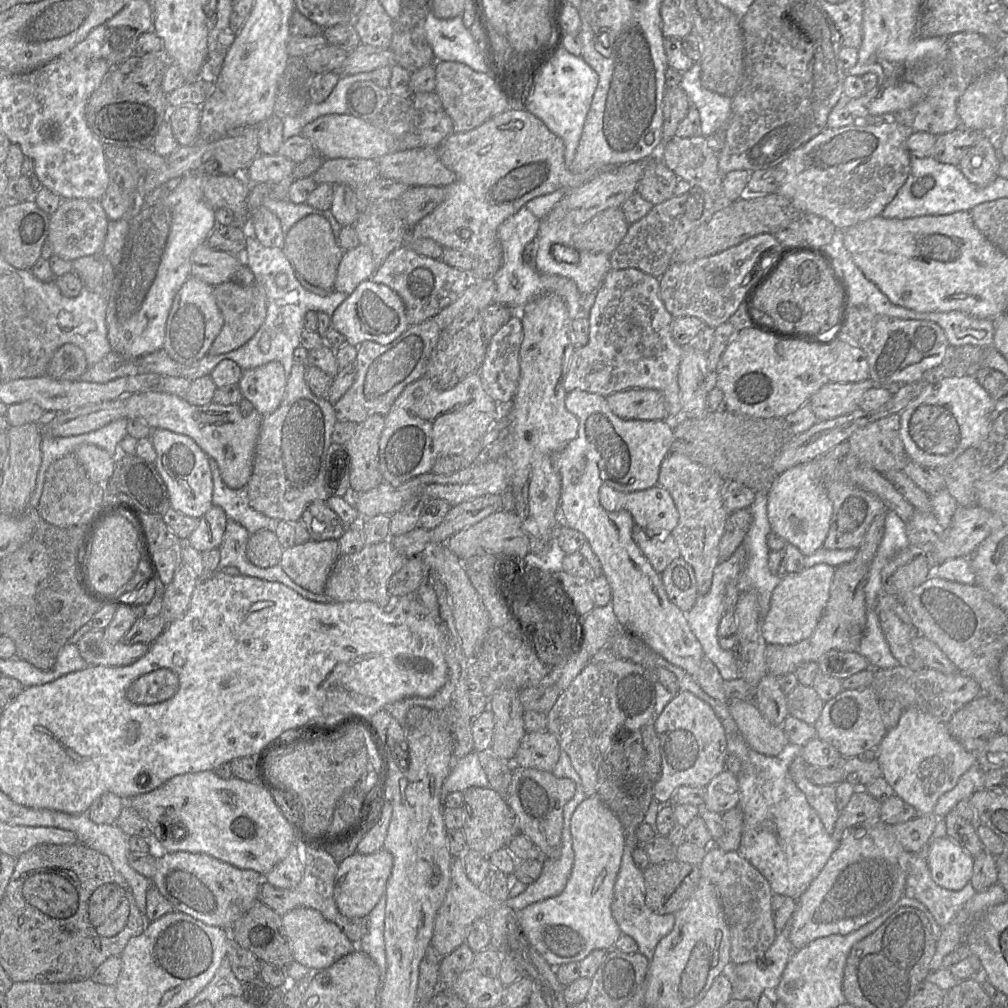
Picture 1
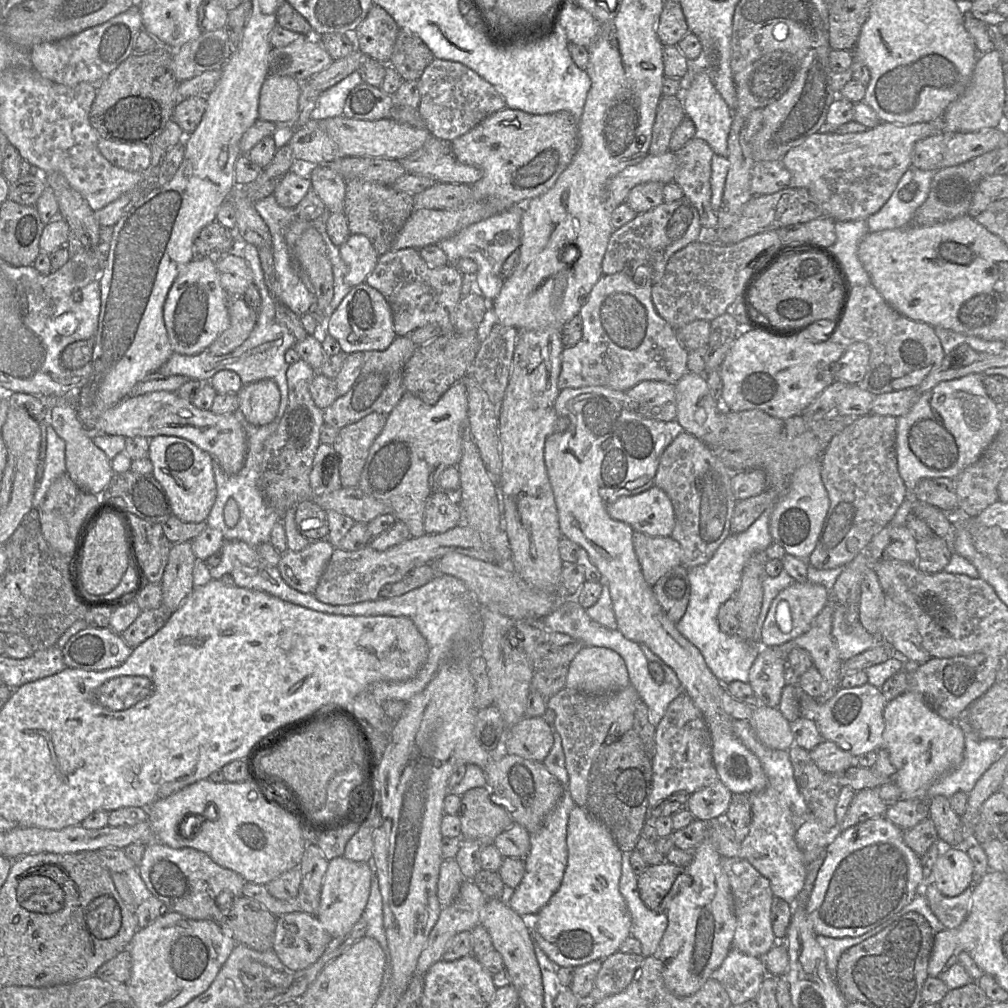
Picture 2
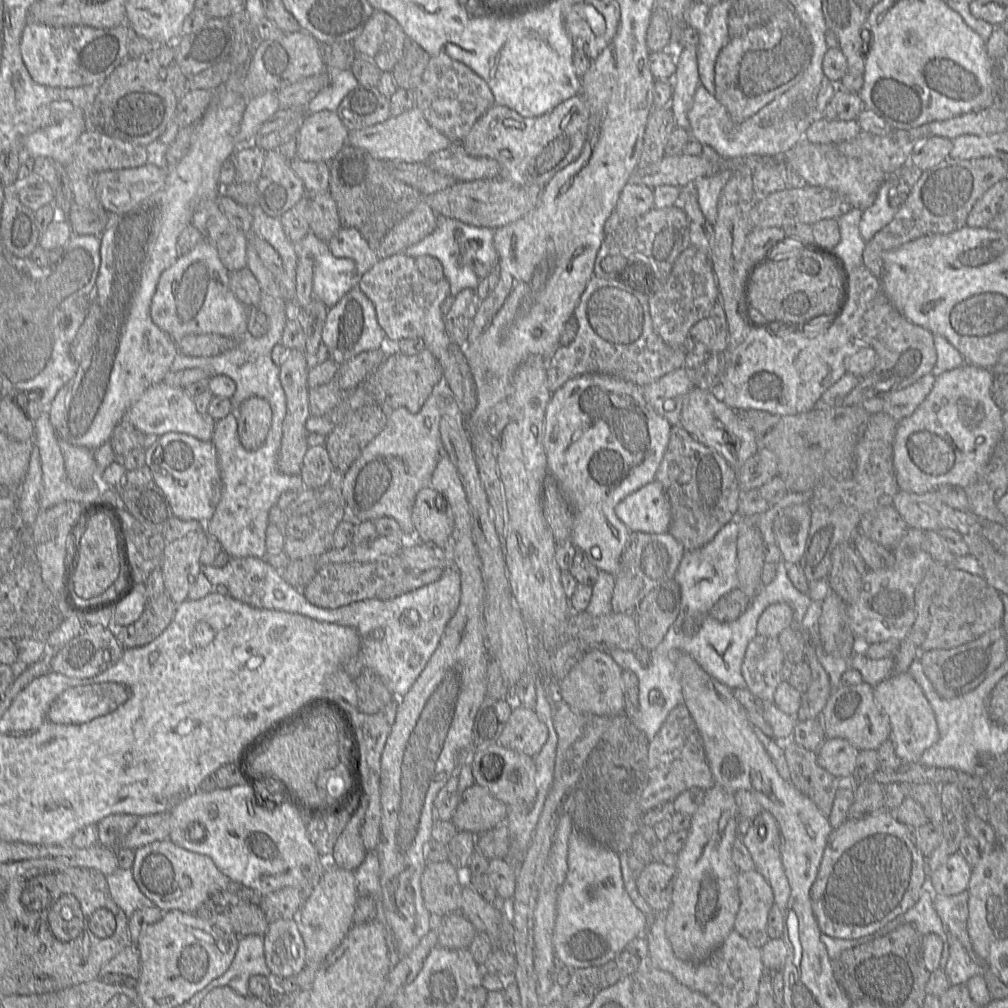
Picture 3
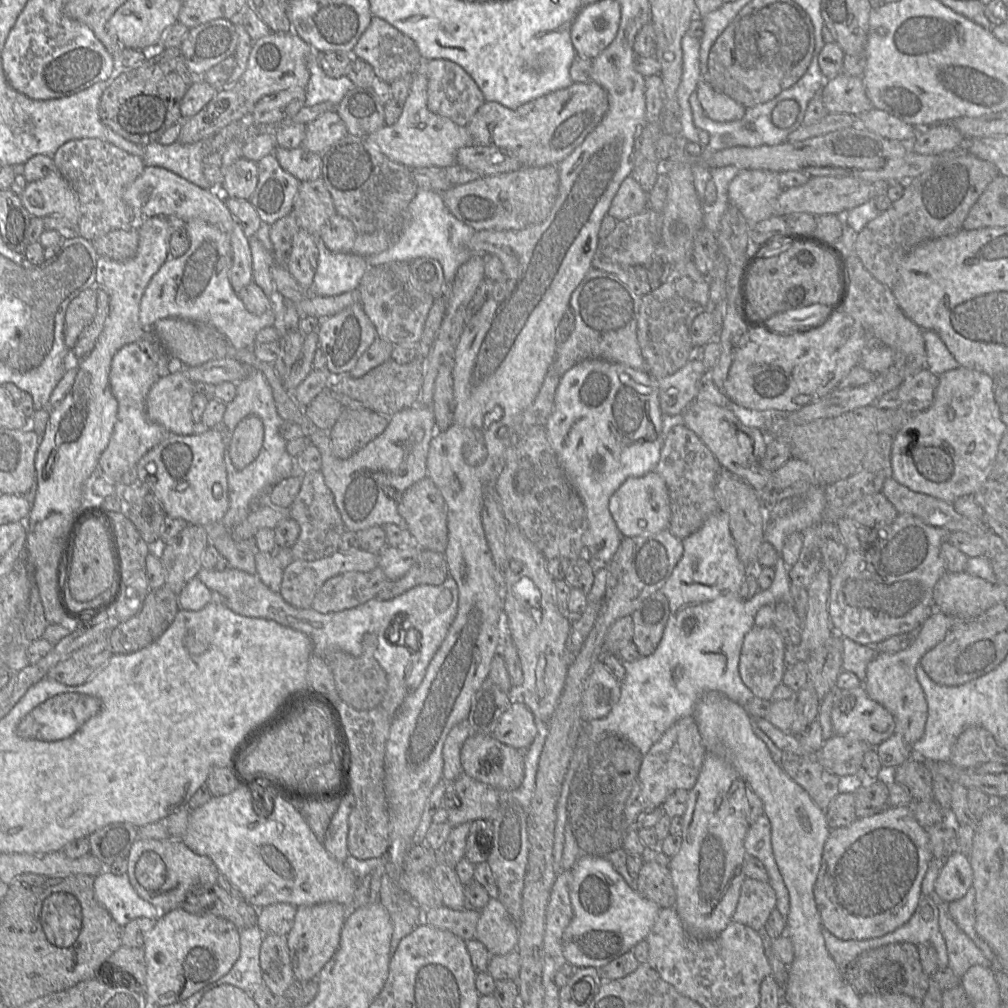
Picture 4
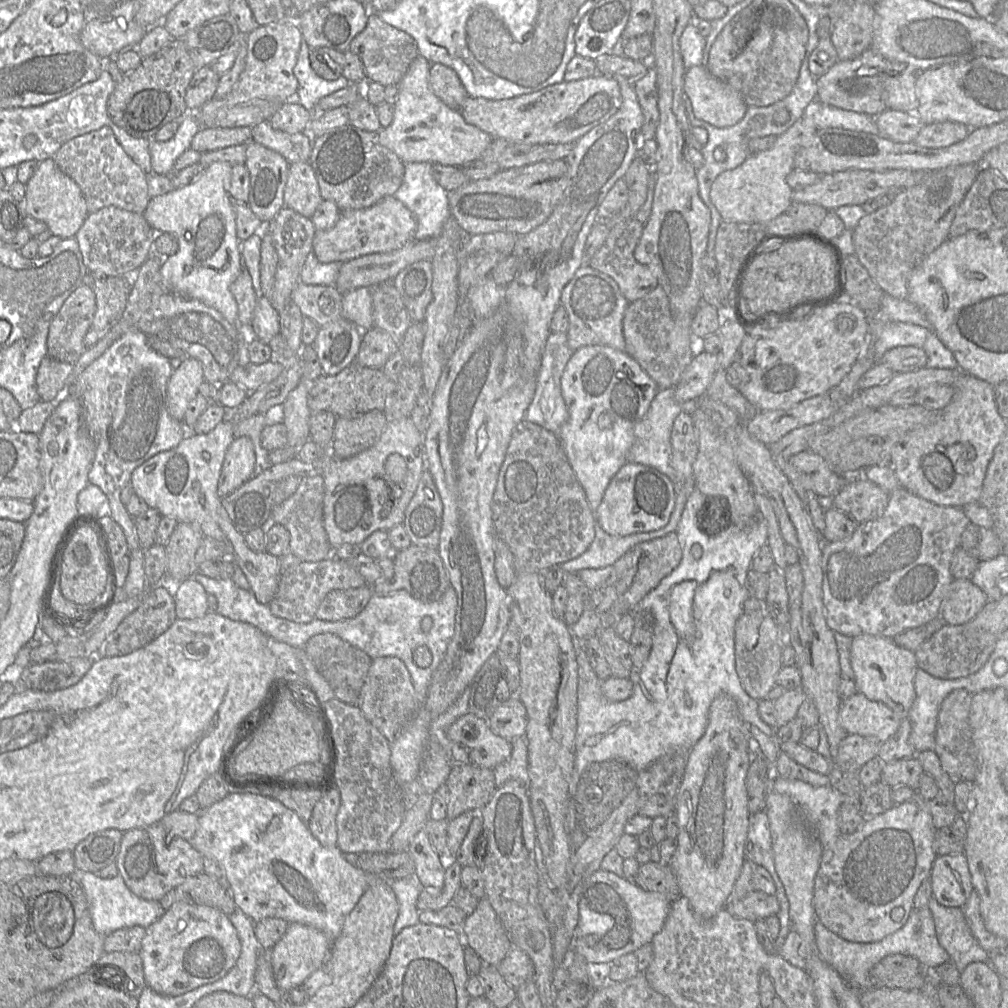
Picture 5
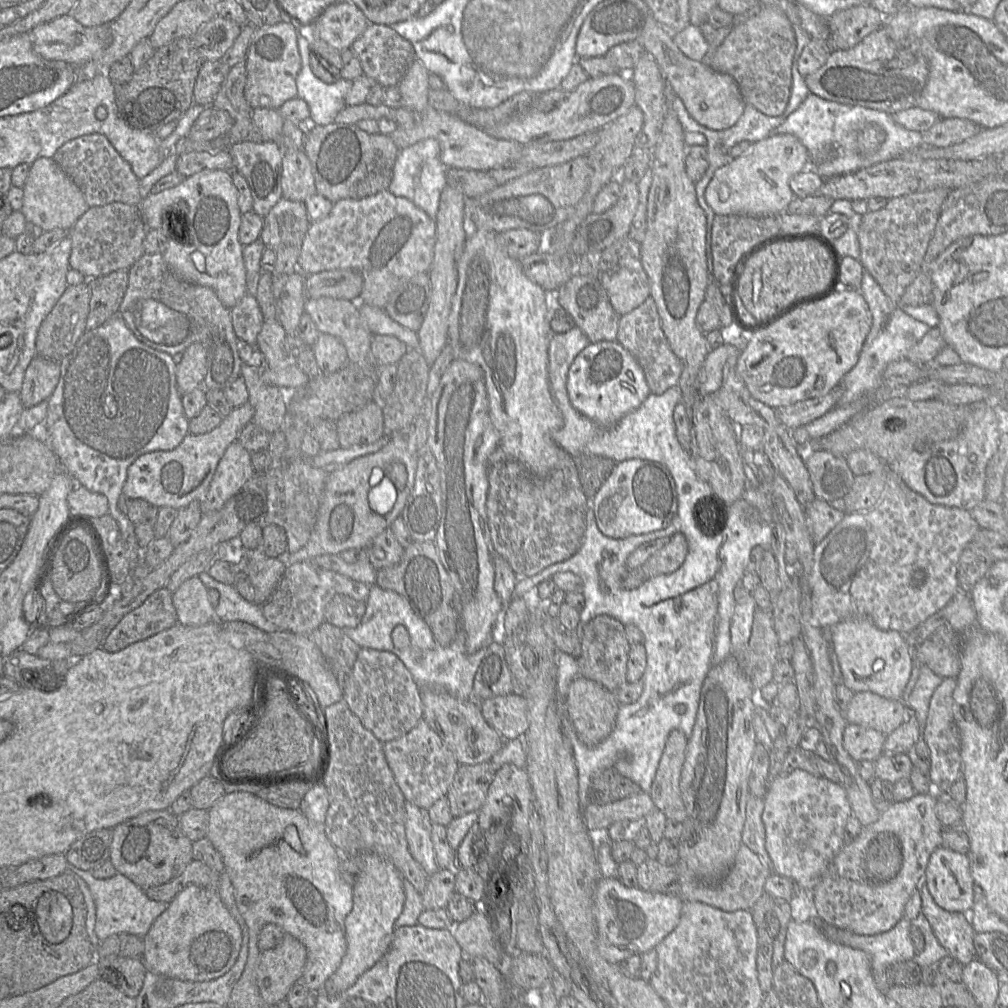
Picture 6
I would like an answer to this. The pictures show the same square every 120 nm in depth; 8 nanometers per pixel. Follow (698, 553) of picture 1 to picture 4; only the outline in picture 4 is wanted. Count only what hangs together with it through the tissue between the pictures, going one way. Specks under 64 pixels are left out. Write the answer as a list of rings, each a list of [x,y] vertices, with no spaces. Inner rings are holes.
[[[677,425],[670,430],[655,471],[665,480],[671,506],[669,530],[679,539],[699,530],[705,520],[719,510],[715,482],[721,469],[713,453],[687,426]]]

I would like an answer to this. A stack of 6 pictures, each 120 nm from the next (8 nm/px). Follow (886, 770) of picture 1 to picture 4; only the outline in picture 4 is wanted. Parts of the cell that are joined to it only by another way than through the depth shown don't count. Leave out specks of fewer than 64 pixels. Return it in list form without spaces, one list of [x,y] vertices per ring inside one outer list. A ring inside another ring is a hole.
[[[935,610],[916,632],[915,640],[907,649],[897,653],[879,652],[867,666],[863,687],[872,700],[892,714],[896,725],[895,733],[900,734],[910,746],[922,738],[928,717],[928,705],[917,679],[916,667],[925,653],[945,638],[950,628],[950,616]]]

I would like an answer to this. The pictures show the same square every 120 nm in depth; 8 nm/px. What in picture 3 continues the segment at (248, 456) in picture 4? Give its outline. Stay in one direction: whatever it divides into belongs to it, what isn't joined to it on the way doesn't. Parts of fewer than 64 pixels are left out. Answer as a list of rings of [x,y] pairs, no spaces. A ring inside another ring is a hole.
[[[258,396],[248,398],[237,411],[237,421],[242,446],[247,451],[257,450],[266,441],[272,425],[270,403]]]

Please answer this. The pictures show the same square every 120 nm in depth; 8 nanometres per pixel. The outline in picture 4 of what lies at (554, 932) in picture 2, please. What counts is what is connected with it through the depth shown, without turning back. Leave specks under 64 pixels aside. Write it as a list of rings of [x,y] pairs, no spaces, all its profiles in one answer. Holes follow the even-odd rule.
[[[581,854],[571,870],[573,916],[562,935],[563,955],[574,968],[599,969],[646,939],[660,907],[630,888],[606,857]]]

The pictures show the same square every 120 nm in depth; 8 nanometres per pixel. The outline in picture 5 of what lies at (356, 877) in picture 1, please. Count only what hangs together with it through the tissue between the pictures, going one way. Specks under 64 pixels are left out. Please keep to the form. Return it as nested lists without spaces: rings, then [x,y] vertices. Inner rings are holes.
[[[289,923],[284,935],[270,949],[273,975],[278,988],[290,991],[298,985],[303,985],[313,972],[325,966],[330,951],[331,942],[323,932],[304,924]]]

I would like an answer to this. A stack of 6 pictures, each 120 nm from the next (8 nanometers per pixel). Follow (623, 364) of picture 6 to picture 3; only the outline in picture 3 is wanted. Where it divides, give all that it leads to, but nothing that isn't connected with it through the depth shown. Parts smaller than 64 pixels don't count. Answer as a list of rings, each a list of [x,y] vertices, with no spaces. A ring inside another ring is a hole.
[[[585,374],[566,381],[552,394],[546,408],[543,437],[548,473],[555,478],[560,491],[566,498],[573,513],[573,527],[570,541],[577,549],[584,551],[590,562],[599,570],[606,571],[614,576],[618,573],[621,555],[628,540],[628,536],[630,535],[630,531],[616,516],[614,508],[626,496],[655,480],[657,469],[663,459],[670,439],[671,428],[672,425],[669,421],[658,415],[647,403],[640,386],[620,378],[603,374]]]

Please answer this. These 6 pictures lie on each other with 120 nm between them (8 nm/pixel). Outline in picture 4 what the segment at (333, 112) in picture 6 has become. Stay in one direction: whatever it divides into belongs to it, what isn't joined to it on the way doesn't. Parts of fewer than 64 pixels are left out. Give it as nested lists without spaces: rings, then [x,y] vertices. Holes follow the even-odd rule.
[[[312,52],[307,61],[310,78],[306,86],[305,106],[314,106],[322,102],[338,105],[346,93],[354,89],[355,84],[346,76],[331,78],[318,64],[317,53]]]

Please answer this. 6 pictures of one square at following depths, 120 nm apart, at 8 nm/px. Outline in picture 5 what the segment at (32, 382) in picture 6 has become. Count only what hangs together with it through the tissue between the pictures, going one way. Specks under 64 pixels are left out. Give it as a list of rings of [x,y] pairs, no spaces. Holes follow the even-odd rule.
[[[46,356],[36,374],[36,387],[41,401],[57,401],[68,387],[73,363],[62,362]]]

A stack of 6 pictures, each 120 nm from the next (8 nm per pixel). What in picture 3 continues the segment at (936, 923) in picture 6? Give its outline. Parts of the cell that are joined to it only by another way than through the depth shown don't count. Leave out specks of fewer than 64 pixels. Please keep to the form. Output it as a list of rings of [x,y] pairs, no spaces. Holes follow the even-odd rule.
[[[946,927],[949,943],[949,959],[945,973],[952,986],[966,984],[976,975],[984,976],[984,969],[974,963],[958,938]]]

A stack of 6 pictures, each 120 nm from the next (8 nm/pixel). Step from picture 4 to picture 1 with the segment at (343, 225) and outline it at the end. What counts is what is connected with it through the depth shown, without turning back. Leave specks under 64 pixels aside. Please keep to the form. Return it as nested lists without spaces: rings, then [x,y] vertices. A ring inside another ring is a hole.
[[[359,244],[353,249],[344,251],[339,263],[333,289],[351,294],[356,287],[375,272],[375,264],[370,248]]]

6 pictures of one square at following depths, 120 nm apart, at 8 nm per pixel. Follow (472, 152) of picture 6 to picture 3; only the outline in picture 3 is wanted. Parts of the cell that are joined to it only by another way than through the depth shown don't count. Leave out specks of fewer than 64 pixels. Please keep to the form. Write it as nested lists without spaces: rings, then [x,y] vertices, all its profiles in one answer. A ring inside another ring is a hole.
[[[414,106],[398,116],[390,116],[384,122],[349,131],[347,143],[364,149],[378,160],[425,163],[431,154],[447,148],[452,142],[433,128],[417,106]]]

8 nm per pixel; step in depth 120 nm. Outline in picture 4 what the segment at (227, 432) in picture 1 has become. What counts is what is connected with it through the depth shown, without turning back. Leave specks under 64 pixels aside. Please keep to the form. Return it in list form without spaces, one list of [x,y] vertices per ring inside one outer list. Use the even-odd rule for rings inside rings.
[[[187,368],[160,377],[146,398],[148,417],[162,425],[169,434],[194,434],[195,423],[191,412],[194,385]]]

